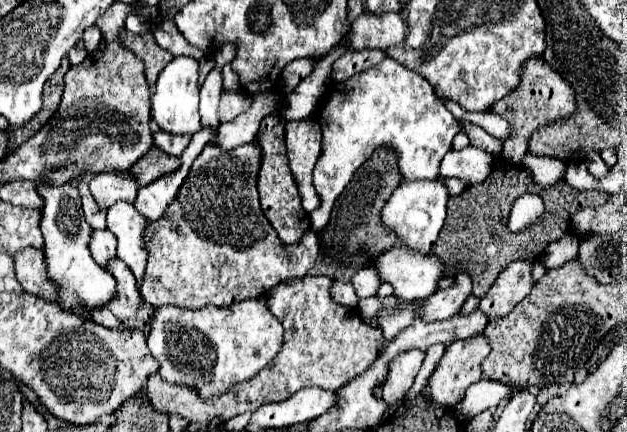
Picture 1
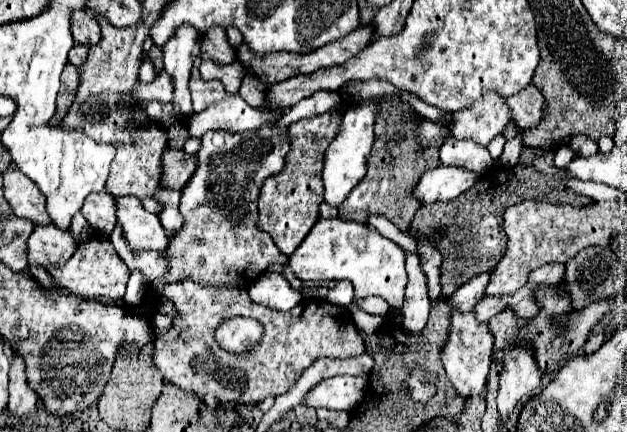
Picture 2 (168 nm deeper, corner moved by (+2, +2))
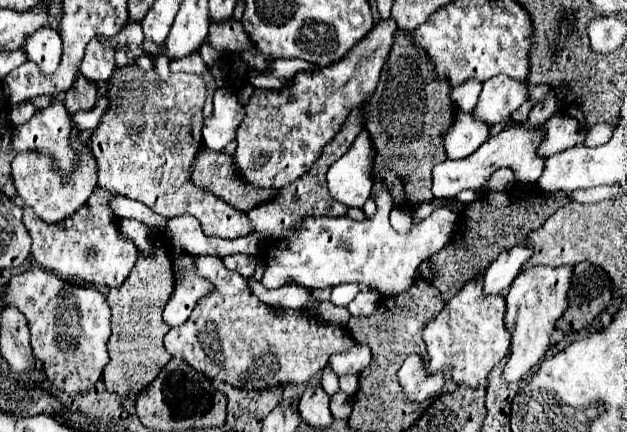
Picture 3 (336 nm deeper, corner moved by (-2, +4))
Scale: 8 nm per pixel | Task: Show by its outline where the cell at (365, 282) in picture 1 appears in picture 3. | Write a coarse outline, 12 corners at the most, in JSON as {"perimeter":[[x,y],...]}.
{"perimeter":[[339,284],[331,290],[331,304],[347,306],[359,284]]}

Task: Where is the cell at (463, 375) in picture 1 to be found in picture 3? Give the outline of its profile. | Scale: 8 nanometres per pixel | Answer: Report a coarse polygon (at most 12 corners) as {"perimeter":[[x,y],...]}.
{"perimeter":[[481,276],[425,326],[429,372],[479,388],[509,352]]}

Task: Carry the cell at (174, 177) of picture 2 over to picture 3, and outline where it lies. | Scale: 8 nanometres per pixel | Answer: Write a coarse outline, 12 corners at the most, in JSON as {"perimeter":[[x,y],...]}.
{"perimeter":[[203,148],[191,182],[243,212],[277,190],[243,184],[231,156]]}

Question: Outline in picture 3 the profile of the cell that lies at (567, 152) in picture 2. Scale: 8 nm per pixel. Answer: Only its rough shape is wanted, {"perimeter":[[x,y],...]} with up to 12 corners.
{"perimeter":[[505,128],[463,160],[433,168],[435,198],[481,190],[497,168],[533,184],[539,128]]}

